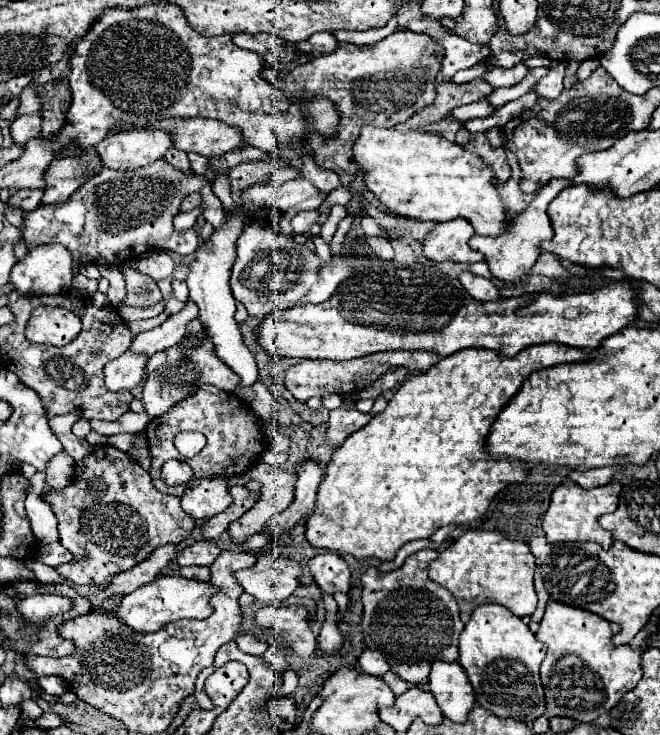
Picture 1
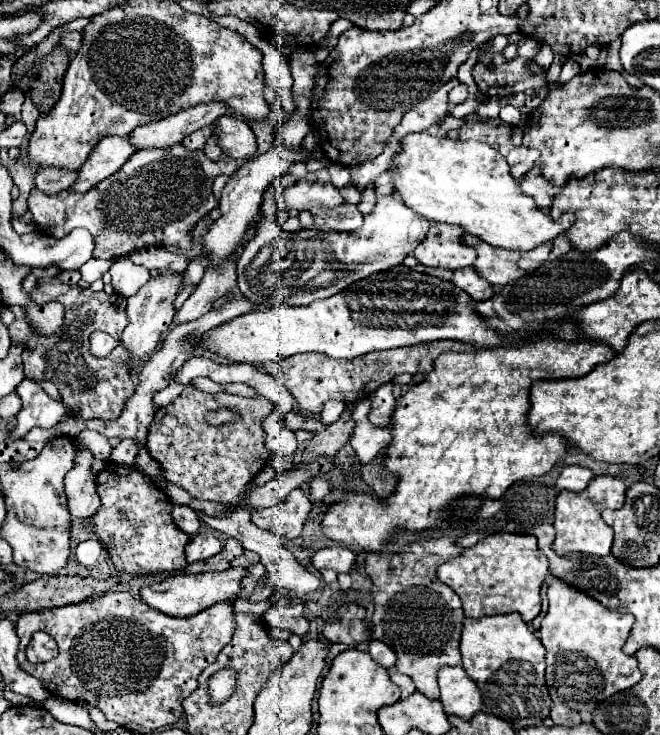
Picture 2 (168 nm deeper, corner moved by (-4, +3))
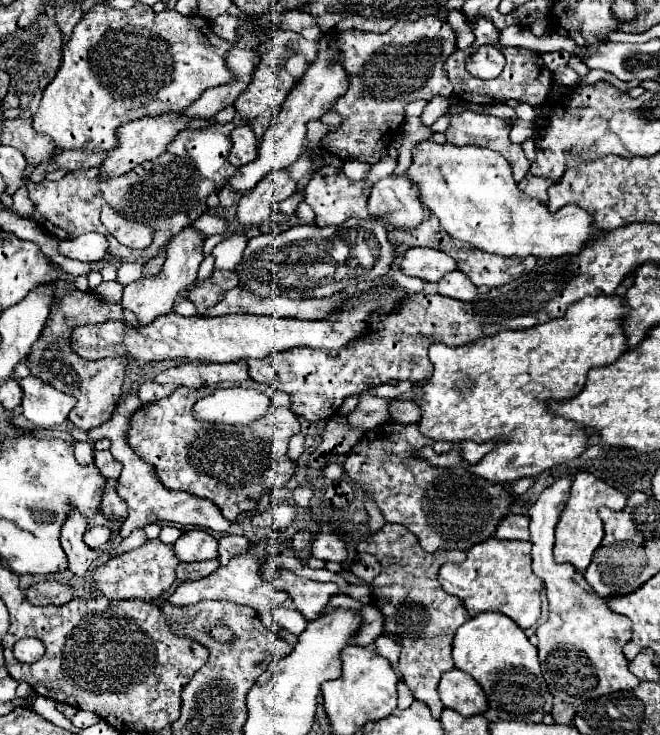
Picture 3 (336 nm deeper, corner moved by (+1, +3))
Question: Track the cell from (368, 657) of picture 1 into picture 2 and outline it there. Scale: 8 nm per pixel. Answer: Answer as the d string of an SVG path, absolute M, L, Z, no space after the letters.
M372 640L368 652L370 652L370 656L372 656L380 666L384 666L386 670L394 668L396 656L394 656L394 652L392 652L386 644L382 644L382 642L378 642L378 640Z

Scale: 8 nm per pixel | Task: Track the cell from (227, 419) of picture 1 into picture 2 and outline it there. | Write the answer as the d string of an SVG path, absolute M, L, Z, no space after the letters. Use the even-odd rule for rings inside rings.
M186 386L182 394L166 408L160 408L148 428L148 440L146 448L150 456L166 470L166 480L172 484L182 486L186 492L190 492L198 500L214 500L214 502L224 502L224 504L236 504L242 496L242 492L248 486L248 480L252 480L268 460L268 450L266 450L266 432L262 428L262 420L272 412L272 402L268 398L242 398L234 396L228 392L218 392L218 394L208 394L198 390L196 386ZM220 408L230 408L238 412L238 420L222 424L222 426L212 426L206 422L208 412L220 410Z

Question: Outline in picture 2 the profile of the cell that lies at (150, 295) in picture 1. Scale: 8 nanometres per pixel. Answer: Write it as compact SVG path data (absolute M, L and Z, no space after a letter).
M164 272L160 278L150 278L148 284L142 286L142 290L128 298L128 326L122 332L120 342L124 344L124 348L128 350L128 370L138 368L138 364L142 360L146 360L158 346L160 336L164 334L164 330L170 328L172 318L174 318L174 308L172 302L178 294L178 286L180 286L180 274L172 274L172 272Z

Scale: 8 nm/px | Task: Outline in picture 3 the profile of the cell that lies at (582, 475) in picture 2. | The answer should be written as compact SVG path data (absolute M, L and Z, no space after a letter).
M561 478L541 492L539 500L529 508L529 532L533 544L533 572L545 582L549 598L549 620L537 628L541 674L549 692L557 700L579 706L583 700L595 696L631 690L639 684L639 680L629 672L629 662L623 656L623 646L631 640L633 632L631 620L611 612L607 604L591 592L591 588L583 582L583 576L571 568L571 564L559 564L553 558L553 532L563 512L563 504L569 500L569 488L571 480Z

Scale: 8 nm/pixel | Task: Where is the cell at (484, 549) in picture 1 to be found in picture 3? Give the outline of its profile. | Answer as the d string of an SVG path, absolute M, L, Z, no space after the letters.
M489 538L475 544L467 552L463 564L445 564L439 570L439 584L447 594L459 596L471 616L487 610L497 610L509 616L519 628L531 628L541 616L541 588L543 582L531 570L531 542Z

